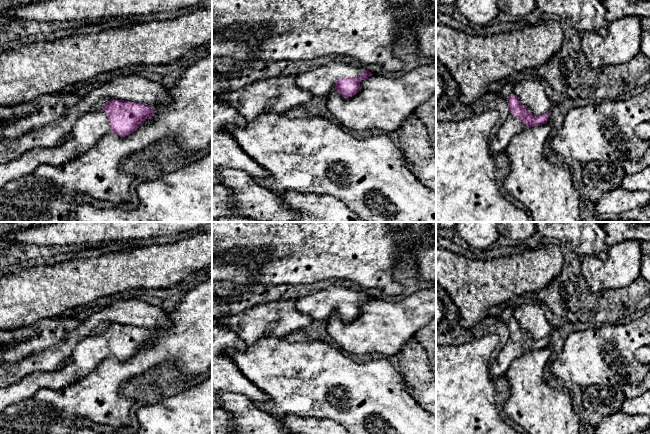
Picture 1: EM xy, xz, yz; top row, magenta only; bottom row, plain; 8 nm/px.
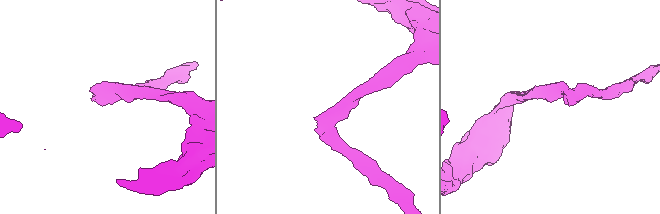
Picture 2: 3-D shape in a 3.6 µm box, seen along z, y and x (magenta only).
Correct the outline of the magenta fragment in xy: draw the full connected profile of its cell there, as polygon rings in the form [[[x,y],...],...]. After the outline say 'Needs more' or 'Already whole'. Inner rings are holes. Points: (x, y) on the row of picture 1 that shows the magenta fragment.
[[[111,99],[102,109],[86,112],[74,124],[71,136],[54,148],[34,148],[21,157],[5,164],[0,164],[0,189],[8,182],[31,174],[42,164],[61,165],[88,152],[107,133],[114,132],[121,137],[134,133],[143,122],[154,116],[152,106],[132,101]]]. Needs more

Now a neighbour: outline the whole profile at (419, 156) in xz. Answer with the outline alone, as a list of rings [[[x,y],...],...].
[[[414,115],[409,116],[398,129],[400,151],[406,165],[429,189],[436,191],[436,153],[431,147],[426,126]]]

